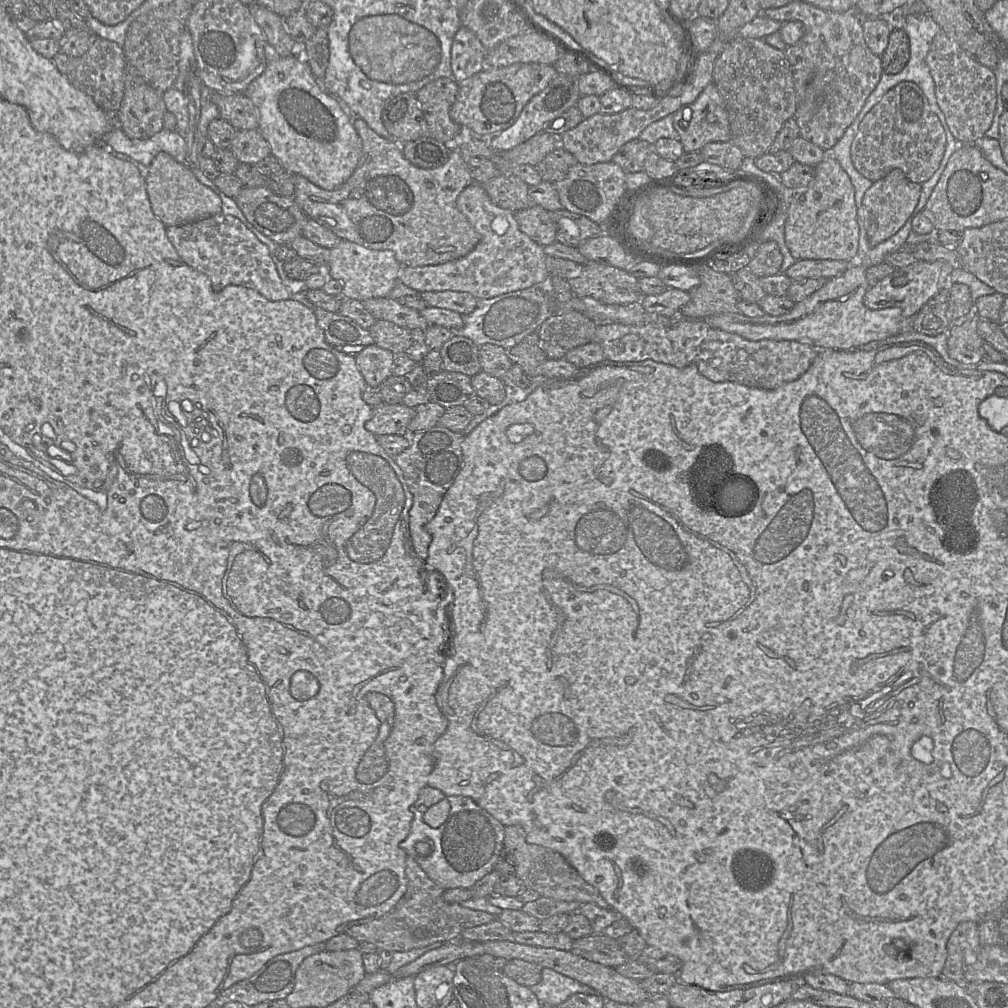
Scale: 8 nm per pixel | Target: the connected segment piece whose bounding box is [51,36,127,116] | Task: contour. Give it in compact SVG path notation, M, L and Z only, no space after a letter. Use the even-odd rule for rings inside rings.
M95 36L83 55L73 57L59 51L51 60L74 87L91 96L109 114L117 114L124 96L124 68L127 63L123 48L119 44Z

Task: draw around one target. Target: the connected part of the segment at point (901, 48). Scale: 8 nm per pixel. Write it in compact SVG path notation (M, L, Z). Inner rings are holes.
M893 23L886 50L881 56L883 71L898 74L907 65L910 58L910 41L901 23Z

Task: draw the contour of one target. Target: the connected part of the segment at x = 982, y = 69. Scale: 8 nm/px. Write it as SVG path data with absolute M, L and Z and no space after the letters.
M940 31L933 39L927 65L935 83L937 103L948 128L960 144L972 144L985 136L991 127L996 109L994 71L971 58L962 47Z

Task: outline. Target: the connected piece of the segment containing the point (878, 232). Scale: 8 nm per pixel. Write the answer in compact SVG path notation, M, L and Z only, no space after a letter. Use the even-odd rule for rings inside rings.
M893 169L873 182L862 200L863 221L870 247L887 240L903 227L914 212L920 194L921 184L910 181L900 169Z

